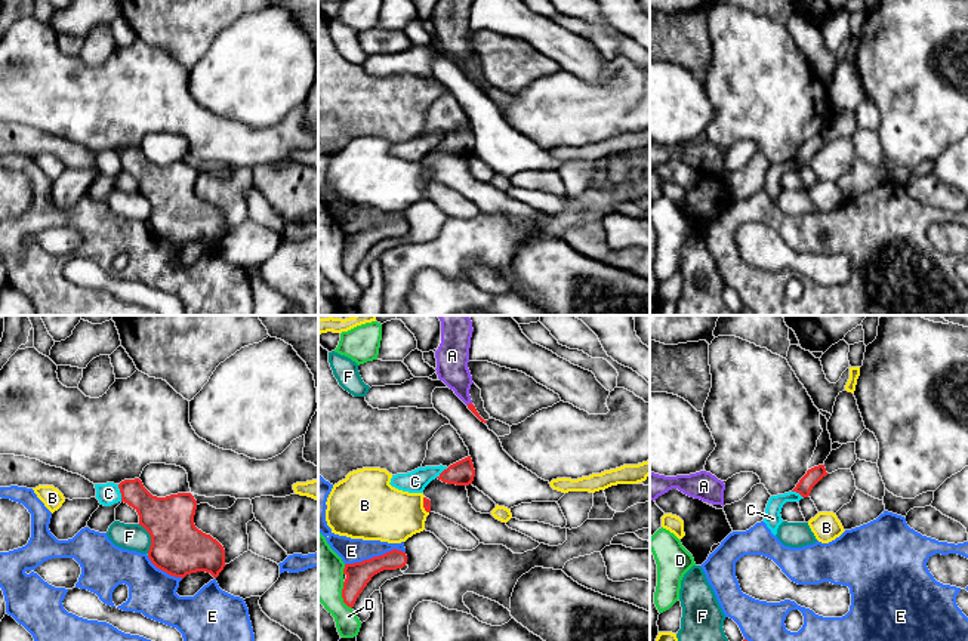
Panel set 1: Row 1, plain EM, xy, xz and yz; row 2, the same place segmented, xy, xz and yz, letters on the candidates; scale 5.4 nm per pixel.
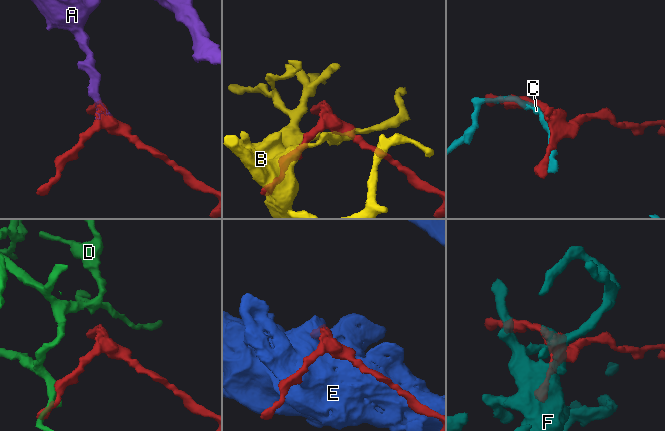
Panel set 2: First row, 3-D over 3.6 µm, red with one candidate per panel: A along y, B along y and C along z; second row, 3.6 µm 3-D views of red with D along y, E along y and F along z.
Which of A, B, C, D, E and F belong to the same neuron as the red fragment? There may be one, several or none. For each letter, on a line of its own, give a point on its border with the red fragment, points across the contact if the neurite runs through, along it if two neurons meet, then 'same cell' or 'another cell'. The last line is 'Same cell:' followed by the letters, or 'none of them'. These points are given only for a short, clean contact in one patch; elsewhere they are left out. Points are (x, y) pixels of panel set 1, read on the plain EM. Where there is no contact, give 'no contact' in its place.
A: xz (468, 73) | across xz (471, 74), (468, 73), (452, 30) | same cell
B: xz (424, 173) | another cell
C: xy (122, 162) | another cell
D: xz (342, 264) | another cell
E: xz (375, 225) | another cell
F: xy (151, 206) | another cell
Same cell: A

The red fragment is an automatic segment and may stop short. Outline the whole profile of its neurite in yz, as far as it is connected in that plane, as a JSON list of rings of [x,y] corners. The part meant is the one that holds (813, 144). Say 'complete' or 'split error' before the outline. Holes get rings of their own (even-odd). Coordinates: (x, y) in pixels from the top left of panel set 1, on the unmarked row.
complete | [[[824,133],[814,135],[807,139],[807,142],[799,148],[792,160],[799,161],[802,166],[808,166],[813,155],[826,144],[827,141]]]

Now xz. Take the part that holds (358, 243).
complete | [[[392,218],[383,224],[361,231],[345,232],[343,243],[346,247],[342,258],[343,271],[352,277],[357,266],[374,243],[383,238],[403,237],[406,232],[407,224],[398,218]]]

